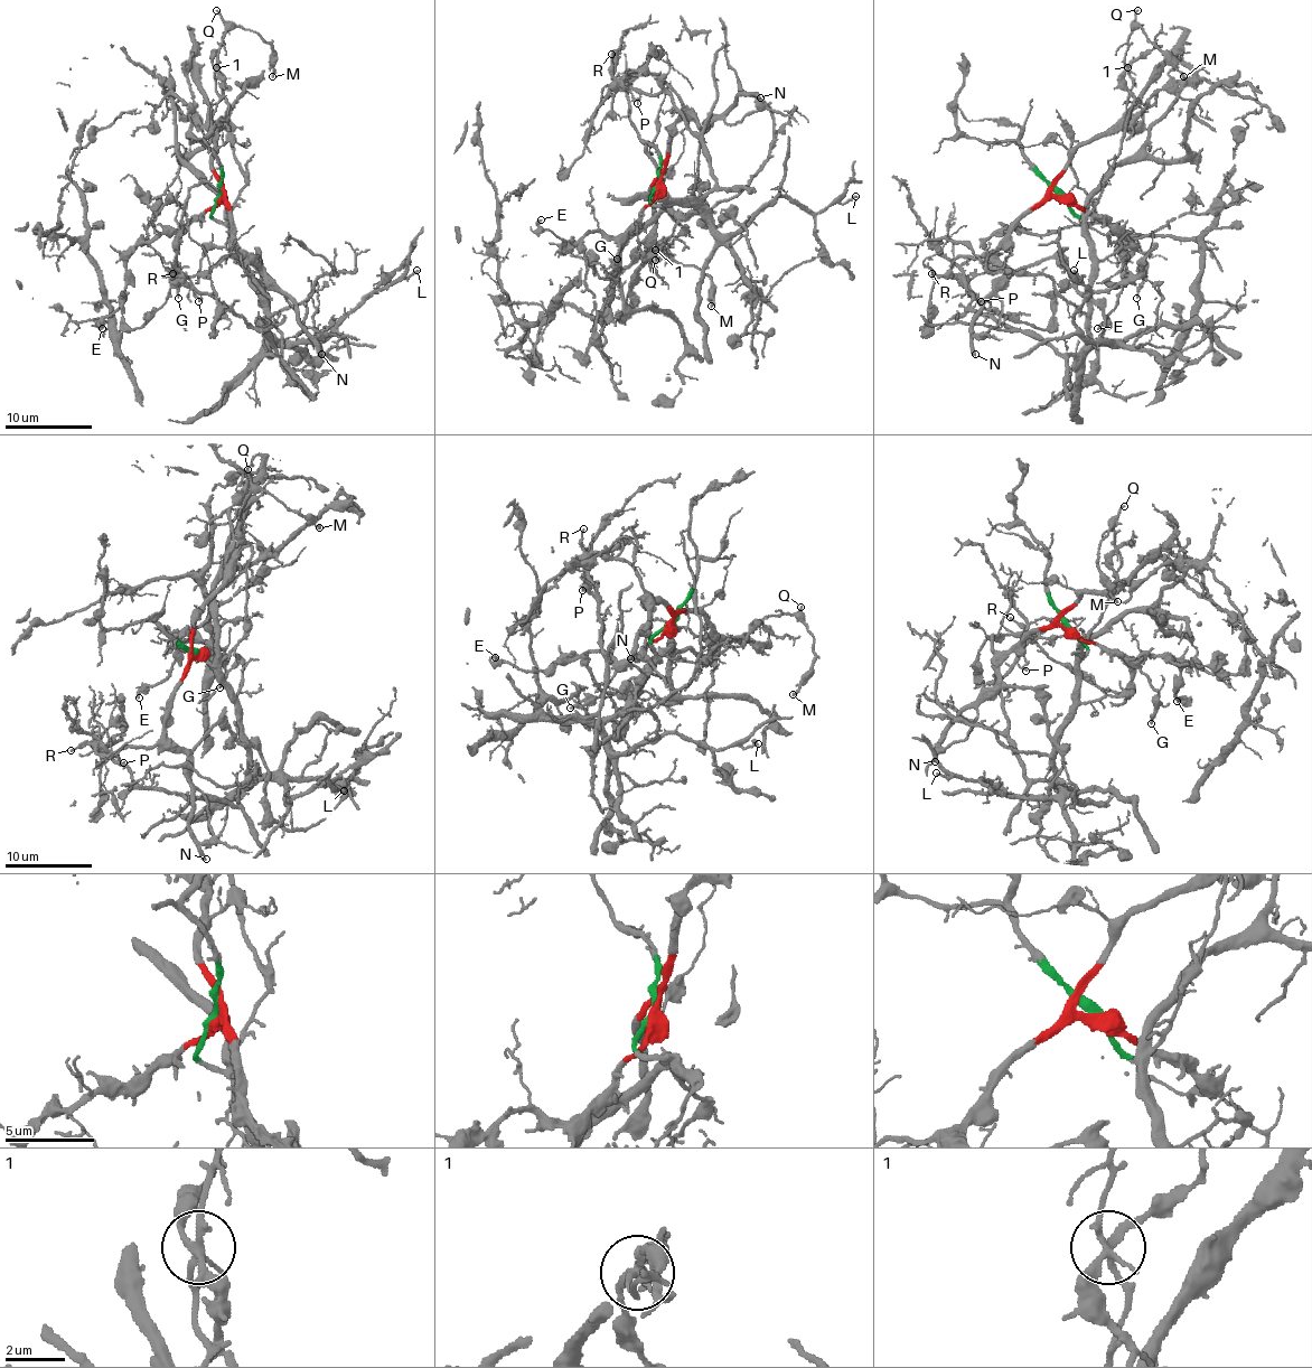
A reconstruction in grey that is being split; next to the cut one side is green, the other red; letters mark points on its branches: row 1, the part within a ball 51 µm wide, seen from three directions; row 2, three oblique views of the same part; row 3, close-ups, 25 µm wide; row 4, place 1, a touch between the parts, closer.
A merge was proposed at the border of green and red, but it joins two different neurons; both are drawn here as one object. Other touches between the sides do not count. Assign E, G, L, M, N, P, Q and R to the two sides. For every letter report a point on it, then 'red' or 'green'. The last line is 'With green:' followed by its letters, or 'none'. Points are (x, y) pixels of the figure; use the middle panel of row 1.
E: at (541, 219); red
G: at (617, 259); red
L: at (855, 196); green
M: at (711, 306); red
N: at (760, 97); red
P: at (637, 103); red
Q: at (655, 260); red
R: at (611, 54); red
With green: L

